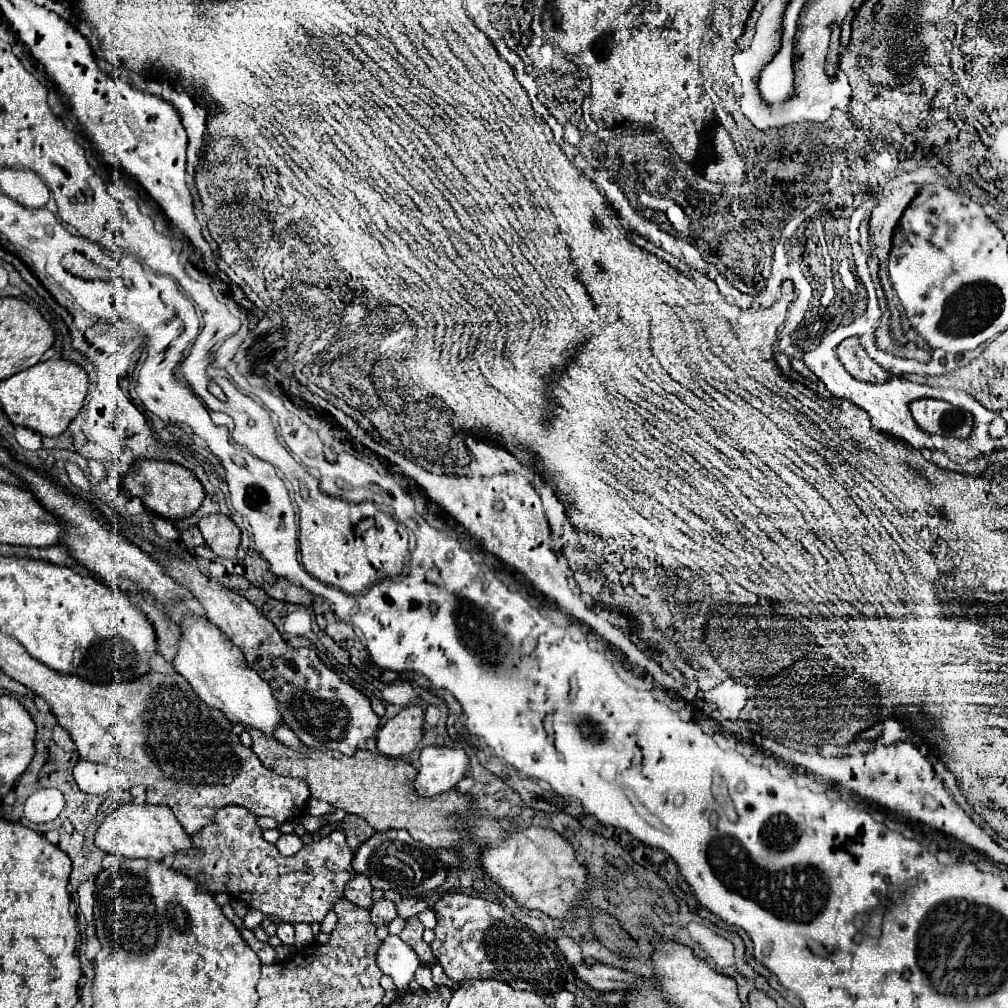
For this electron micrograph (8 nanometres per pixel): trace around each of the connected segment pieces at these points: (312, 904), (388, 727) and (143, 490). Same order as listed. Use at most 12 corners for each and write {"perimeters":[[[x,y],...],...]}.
{"perimeters":[[[220,809],[172,867],[266,917],[322,921],[356,875],[342,831],[282,857]],[[404,707],[376,733],[382,755],[400,757],[422,739],[424,709]],[[138,461],[124,487],[170,521],[194,515],[202,483],[182,465]]]}

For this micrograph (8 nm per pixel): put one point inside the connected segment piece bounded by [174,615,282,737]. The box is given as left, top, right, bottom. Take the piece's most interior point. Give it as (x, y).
(216, 670)

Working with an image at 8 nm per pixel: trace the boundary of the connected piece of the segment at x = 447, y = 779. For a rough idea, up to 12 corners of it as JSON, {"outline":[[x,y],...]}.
{"outline":[[428,745],[420,751],[414,789],[434,797],[468,771],[462,749]]}

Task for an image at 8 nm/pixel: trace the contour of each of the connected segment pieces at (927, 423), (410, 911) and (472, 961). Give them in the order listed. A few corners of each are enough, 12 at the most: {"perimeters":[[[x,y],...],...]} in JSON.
{"perimeters":[[[916,399],[910,411],[926,433],[966,439],[972,415],[946,401]],[[400,899],[396,903],[398,917],[414,917],[426,911],[422,899]],[[440,897],[430,947],[452,981],[540,997],[570,967],[500,903]]]}

